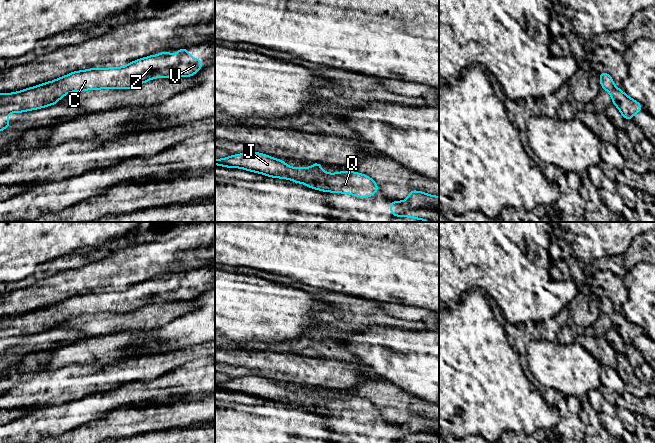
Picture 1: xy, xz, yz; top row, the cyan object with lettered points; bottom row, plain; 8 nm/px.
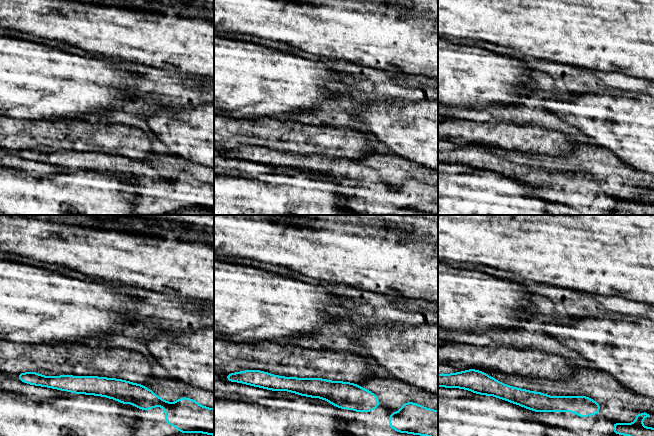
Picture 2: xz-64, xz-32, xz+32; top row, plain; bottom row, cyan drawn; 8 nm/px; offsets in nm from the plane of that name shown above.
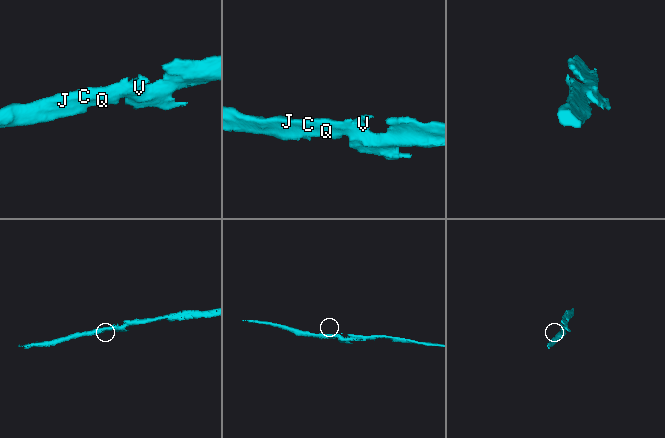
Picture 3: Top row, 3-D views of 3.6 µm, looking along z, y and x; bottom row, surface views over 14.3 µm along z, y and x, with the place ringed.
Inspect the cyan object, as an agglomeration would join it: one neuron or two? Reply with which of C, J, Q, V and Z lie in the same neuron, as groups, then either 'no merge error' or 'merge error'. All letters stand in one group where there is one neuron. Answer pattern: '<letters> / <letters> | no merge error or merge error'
C J Q V Z | no merge error

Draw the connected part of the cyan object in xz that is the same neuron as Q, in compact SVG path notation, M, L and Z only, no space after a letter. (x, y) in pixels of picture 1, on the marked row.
M245 152L215 159L216 166L240 168L269 176L303 183L307 187L331 193L346 193L359 198L372 197L379 189L369 176L354 171L327 173L321 169L322 163L312 163L312 167L291 167L281 159L263 153Z

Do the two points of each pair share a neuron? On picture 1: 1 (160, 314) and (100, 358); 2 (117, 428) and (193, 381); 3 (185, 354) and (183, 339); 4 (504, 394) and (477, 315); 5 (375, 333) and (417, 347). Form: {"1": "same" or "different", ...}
{"1": "different", "2": "different", "3": "different", "4": "same", "5": "same"}

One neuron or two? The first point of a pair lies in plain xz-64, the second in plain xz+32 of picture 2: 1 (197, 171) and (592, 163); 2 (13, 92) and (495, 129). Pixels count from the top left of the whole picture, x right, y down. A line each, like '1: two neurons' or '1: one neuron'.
1: one neuron
2: two neurons

